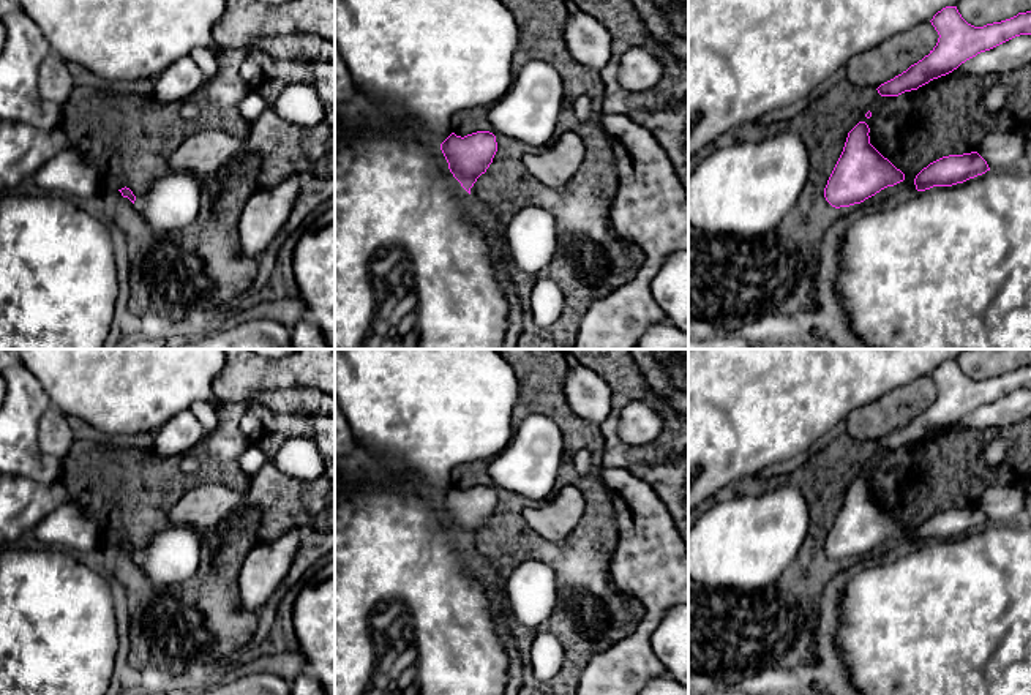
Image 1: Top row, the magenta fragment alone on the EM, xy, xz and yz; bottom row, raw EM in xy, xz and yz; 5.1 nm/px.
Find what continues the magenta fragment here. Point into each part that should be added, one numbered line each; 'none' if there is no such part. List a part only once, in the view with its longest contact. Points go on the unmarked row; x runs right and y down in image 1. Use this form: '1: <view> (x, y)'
none

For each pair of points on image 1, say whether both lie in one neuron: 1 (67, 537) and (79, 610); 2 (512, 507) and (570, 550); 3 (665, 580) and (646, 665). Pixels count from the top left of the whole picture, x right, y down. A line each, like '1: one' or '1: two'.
1: two
2: one
3: one

